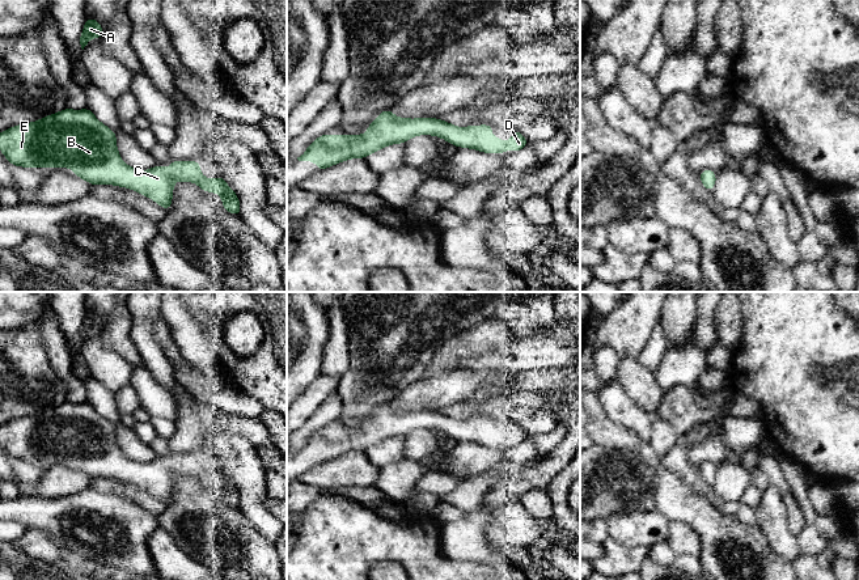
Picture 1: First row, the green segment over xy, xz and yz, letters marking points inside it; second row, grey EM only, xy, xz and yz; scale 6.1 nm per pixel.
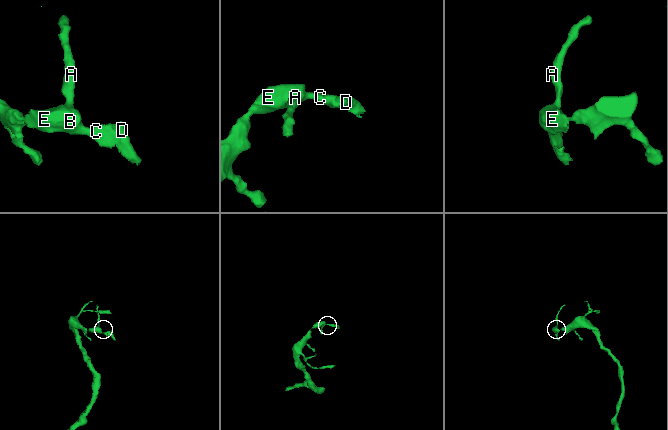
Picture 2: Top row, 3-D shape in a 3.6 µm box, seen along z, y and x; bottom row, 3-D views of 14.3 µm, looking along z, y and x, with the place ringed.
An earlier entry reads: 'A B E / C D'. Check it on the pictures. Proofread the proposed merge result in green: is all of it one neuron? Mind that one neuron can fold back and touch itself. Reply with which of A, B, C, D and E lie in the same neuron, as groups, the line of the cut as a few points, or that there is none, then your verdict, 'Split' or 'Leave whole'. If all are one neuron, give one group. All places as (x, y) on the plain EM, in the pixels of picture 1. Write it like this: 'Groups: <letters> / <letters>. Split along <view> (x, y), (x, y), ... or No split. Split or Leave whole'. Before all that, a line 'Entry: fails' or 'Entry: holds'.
Entry: fails
Groups: A B C D E. No split. Leave whole

